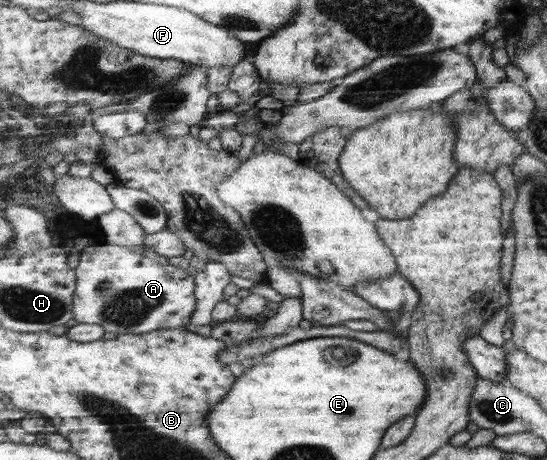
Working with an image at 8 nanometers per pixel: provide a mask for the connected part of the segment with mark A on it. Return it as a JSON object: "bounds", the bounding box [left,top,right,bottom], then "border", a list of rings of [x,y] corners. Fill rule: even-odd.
{"bounds":[74,245,197,335],"border":[[[91,245],[81,253],[79,261],[79,293],[74,297],[76,323],[99,324],[105,331],[119,334],[141,335],[159,329],[177,329],[191,324],[197,309],[195,296],[196,276],[185,268],[171,265],[168,257],[158,254],[147,245],[122,247],[119,245]]]}

